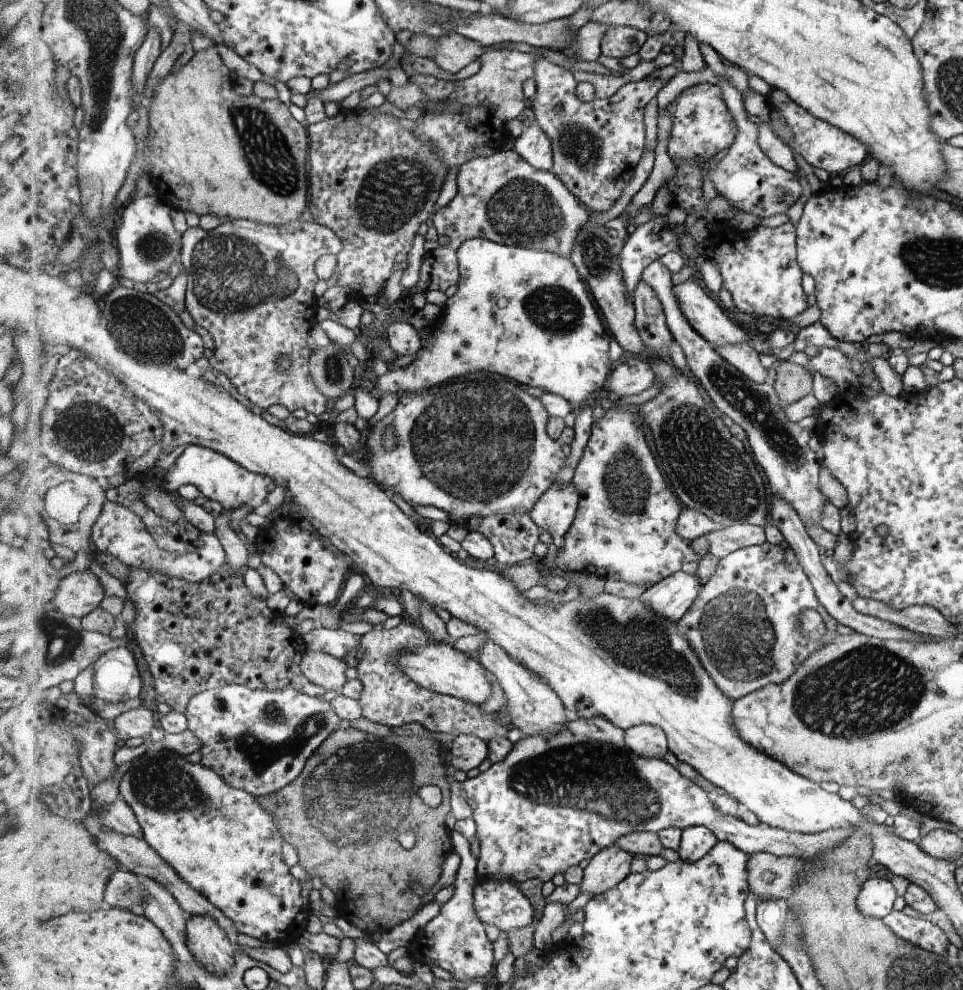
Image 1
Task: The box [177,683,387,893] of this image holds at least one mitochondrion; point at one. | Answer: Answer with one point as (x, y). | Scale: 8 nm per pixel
(260, 756)

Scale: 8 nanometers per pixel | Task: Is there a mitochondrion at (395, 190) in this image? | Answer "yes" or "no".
yes

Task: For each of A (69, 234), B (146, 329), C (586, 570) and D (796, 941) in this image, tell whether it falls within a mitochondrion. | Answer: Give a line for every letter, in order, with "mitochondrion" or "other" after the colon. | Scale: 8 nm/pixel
A: other
B: mitochondrion
C: other
D: mitochondrion

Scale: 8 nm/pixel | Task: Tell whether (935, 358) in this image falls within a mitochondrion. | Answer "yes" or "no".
no

